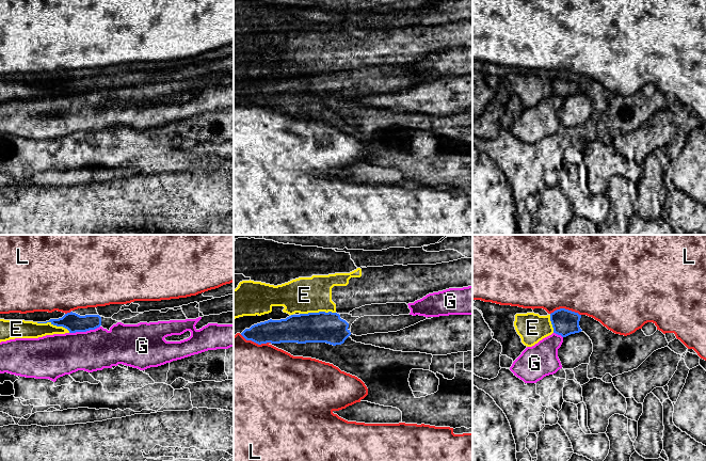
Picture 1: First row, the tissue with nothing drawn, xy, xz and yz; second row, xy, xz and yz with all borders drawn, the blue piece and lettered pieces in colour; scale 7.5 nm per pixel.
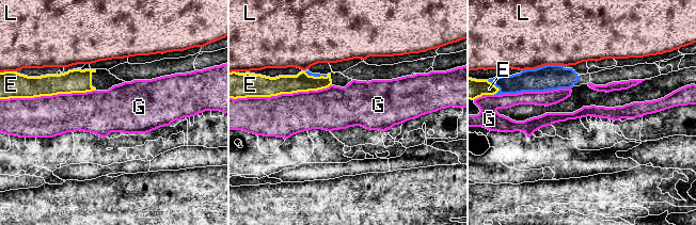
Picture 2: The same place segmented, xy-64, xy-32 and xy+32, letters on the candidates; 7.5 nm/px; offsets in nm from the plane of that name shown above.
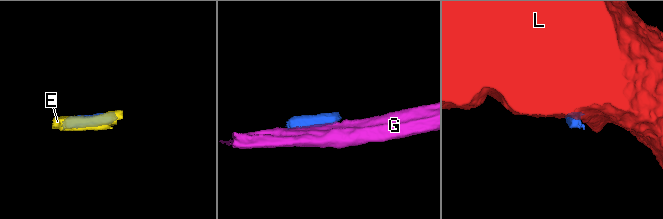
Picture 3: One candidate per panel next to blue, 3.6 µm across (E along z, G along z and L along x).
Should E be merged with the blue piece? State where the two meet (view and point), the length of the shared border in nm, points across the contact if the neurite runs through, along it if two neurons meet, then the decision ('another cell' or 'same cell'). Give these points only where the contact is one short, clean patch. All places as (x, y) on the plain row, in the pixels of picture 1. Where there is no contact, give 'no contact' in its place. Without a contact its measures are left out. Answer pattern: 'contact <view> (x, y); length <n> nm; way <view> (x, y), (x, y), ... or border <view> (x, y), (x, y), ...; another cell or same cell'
contact xz (317, 74); length 280 nm; another cell

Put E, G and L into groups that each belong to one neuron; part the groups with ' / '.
E / G / L

